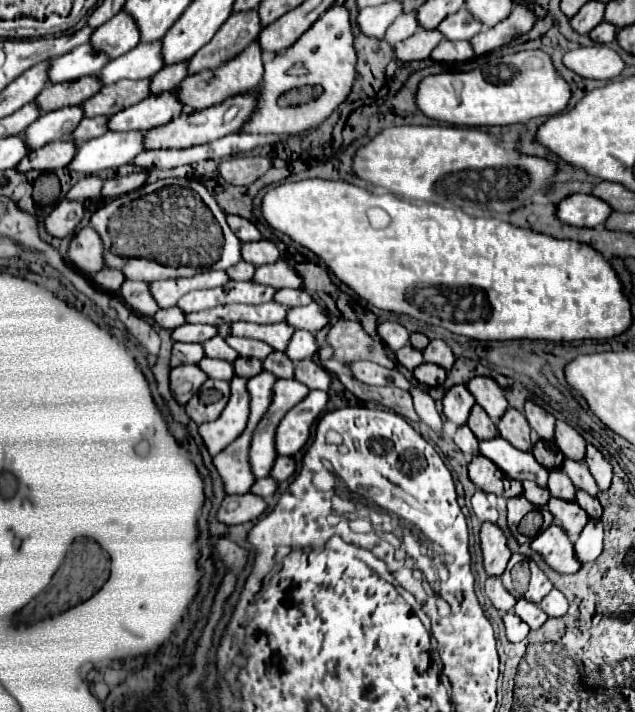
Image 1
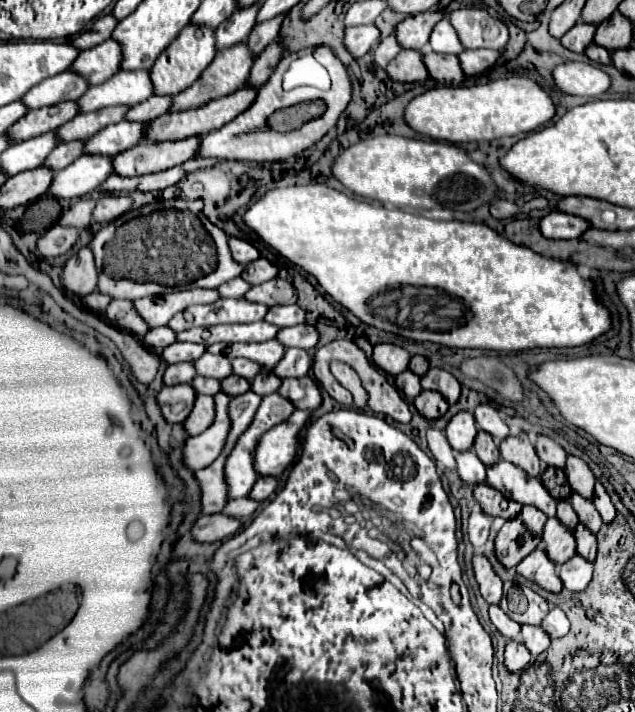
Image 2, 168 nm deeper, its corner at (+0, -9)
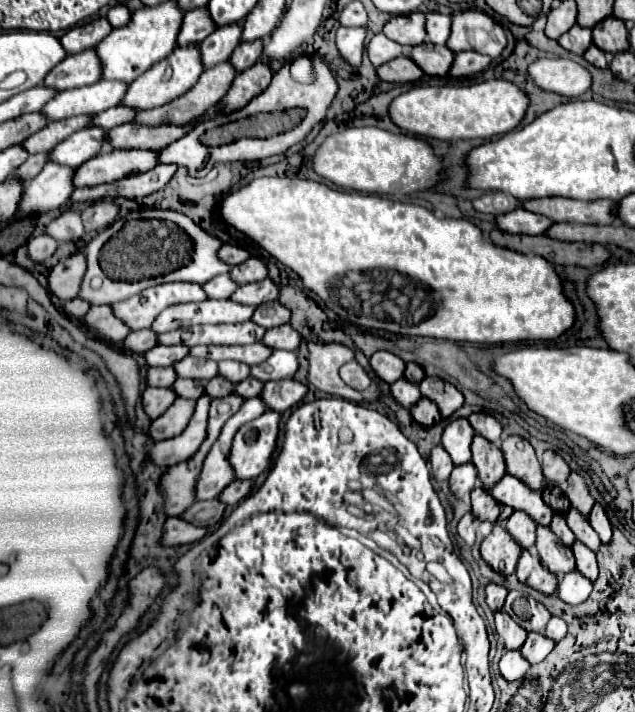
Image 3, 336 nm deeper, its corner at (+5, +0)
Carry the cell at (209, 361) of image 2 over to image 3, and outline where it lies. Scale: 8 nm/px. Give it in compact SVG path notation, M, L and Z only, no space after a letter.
M183 358L181 362L177 362L177 366L173 366L179 378L193 378L193 380L203 380L209 382L211 378L217 376L217 364L209 362L209 360L199 360L199 358Z

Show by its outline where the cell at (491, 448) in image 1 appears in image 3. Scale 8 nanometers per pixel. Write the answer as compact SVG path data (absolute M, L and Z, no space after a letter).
M507 474L501 482L497 482L497 486L493 486L491 496L501 504L511 506L513 510L529 514L539 526L551 524L553 512L549 510L549 506L545 506L541 492L527 490L527 486L521 480L515 480L511 474Z

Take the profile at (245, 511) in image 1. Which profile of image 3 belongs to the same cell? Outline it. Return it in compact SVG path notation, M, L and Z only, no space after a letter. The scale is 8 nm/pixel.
M167 518L163 526L161 544L163 546L181 546L181 544L193 544L205 536L205 528L193 526L185 522L183 518Z

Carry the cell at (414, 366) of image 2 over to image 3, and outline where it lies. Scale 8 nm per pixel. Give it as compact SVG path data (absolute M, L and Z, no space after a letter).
M407 364L407 368L405 368L405 378L409 380L409 382L413 382L413 384L419 384L423 378L425 378L425 374L423 374L423 368L421 366L417 366L417 364Z

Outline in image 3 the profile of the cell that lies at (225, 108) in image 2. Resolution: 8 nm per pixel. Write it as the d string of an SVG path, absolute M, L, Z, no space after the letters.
M133 122L121 124L107 134L107 144L115 150L153 150L159 152L181 134L189 132L191 126L159 126L159 128L147 128L147 126L137 126Z

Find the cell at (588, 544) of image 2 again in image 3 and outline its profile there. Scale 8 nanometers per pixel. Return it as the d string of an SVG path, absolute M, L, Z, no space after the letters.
M575 542L573 544L573 554L575 554L575 560L577 560L577 570L585 578L589 578L591 582L595 582L597 576L599 576L595 554L591 550L585 550L585 546L581 546L581 542Z

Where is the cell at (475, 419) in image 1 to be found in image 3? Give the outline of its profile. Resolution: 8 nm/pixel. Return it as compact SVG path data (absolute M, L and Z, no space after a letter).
M479 434L473 438L471 450L473 450L471 462L477 468L479 480L485 490L491 490L507 474L503 452L495 444L485 442L485 438L481 438Z

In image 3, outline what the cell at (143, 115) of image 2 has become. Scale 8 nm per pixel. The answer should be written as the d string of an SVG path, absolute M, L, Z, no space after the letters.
M115 106L115 108L109 108L109 110L93 116L93 120L91 120L89 126L97 126L97 128L103 128L103 130L111 130L115 126L121 126L121 124L131 122L133 116L135 116L133 110L123 110L121 106Z

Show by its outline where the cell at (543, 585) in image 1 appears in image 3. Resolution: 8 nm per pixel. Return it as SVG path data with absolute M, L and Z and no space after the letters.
M529 598L529 612L531 612L531 620L523 622L523 628L527 632L543 632L551 614L549 610L545 610L545 606L541 606L539 602L535 602L533 598Z

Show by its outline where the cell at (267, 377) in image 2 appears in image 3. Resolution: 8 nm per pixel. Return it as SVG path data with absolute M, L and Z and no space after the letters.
M245 378L243 382L239 382L239 384L235 386L233 394L237 394L237 396L241 396L241 398L247 400L247 398L259 396L261 390L263 390L263 384L261 384L261 382L255 382L255 378Z

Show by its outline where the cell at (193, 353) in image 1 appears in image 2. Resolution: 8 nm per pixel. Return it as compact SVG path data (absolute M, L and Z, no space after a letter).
M184 361L184 363L172 363L168 365L164 373L164 385L176 385L176 383L190 383L196 375L194 363Z

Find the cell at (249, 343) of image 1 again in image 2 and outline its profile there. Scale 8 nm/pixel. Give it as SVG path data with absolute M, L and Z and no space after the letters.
M238 357L238 359L232 359L232 371L234 375L238 377L246 377L246 379L254 379L254 375L260 371L260 365L252 359L244 359L244 357Z

